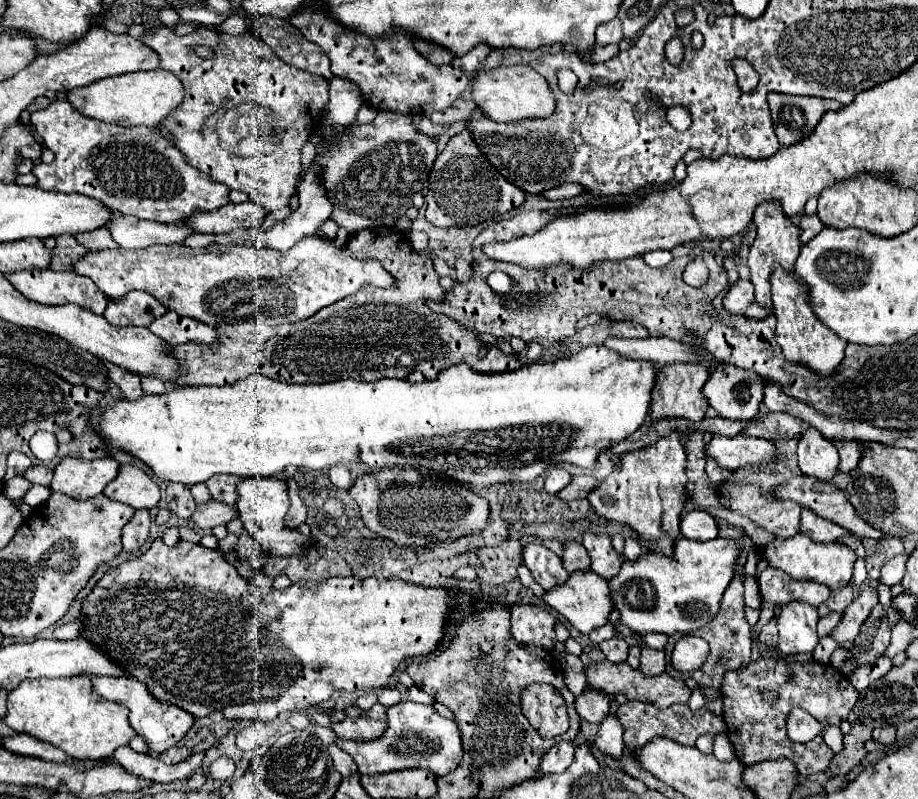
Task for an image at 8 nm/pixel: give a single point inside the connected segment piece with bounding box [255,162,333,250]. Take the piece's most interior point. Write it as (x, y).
(314, 208)

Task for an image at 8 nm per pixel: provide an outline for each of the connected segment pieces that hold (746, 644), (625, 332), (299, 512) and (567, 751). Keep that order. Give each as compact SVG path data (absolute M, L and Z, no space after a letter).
M751 550L749 556L747 556L747 564L743 568L743 574L733 578L733 582L727 586L723 598L721 598L721 608L719 612L713 616L711 622L707 622L703 628L697 630L697 636L701 636L703 640L709 642L709 648L711 648L711 656L707 658L707 662L701 666L701 670L689 674L699 686L705 686L705 688L713 688L713 690L721 690L723 686L723 678L729 670L739 670L745 666L745 662L749 662L749 654L751 654L751 626L749 622L745 620L745 614L743 614L743 576L755 576L755 564L761 560L761 556Z
M615 322L611 334L617 338L649 338L649 330L635 322Z
M289 480L287 486L289 486L289 498L291 498L291 508L287 512L287 526L289 528L299 528L307 518L307 506L303 504L303 500L299 496L297 482Z
M571 740L557 742L547 756L543 756L543 768L539 768L539 776L543 772L563 772L575 758L577 746Z

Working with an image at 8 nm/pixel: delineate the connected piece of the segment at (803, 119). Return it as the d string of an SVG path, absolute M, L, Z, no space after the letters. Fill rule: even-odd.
M771 92L767 96L773 128L779 138L779 144L791 146L803 138L807 138L821 116L827 110L839 110L841 104L825 98L811 98L811 96L787 96Z

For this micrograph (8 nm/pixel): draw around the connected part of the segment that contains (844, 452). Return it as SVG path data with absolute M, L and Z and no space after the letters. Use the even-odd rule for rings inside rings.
M835 440L835 446L839 450L839 470L841 472L851 472L859 460L863 458L863 448L865 444L859 440Z

